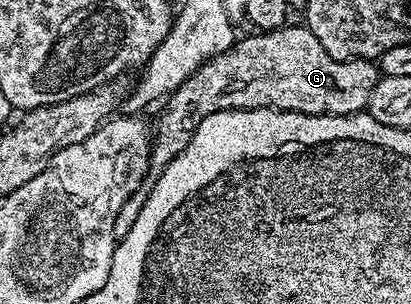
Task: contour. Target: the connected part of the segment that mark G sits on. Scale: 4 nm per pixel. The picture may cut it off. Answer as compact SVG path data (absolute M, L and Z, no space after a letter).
M286 23L281 29L271 29L268 31L254 32L254 37L245 37L238 40L226 53L216 53L209 61L205 61L194 73L187 78L181 86L173 93L169 94L167 100L164 102L163 108L165 110L161 113L161 122L155 125L155 157L161 160L162 166L170 165L181 150L185 148L187 138L192 134L194 129L199 127L199 123L207 115L218 113L224 109L290 109L296 113L307 113L309 115L325 116L326 113L331 115L347 115L348 113L359 113L369 108L369 100L371 99L371 91L375 91L379 80L379 69L372 60L364 57L357 57L354 61L340 61L331 55L327 55L327 51L323 51L323 43L319 43L319 39L315 39L315 35L304 24Z

